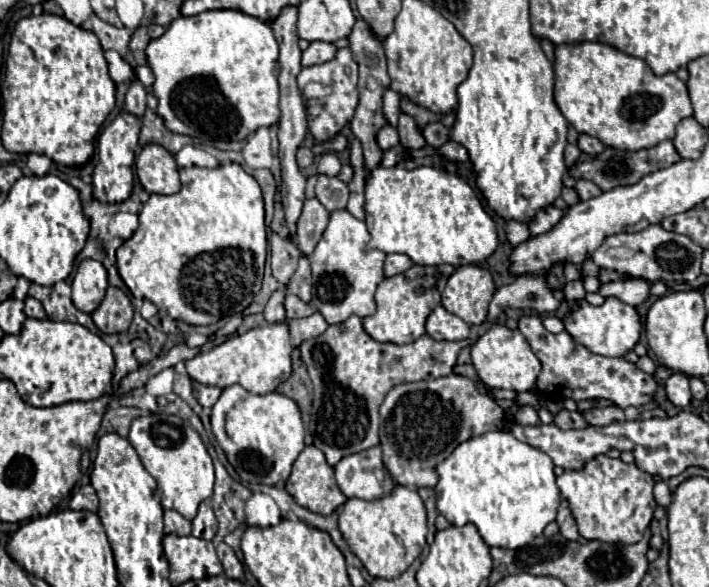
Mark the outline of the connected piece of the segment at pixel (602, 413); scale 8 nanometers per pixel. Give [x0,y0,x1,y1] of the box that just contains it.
[582,407,624,425]

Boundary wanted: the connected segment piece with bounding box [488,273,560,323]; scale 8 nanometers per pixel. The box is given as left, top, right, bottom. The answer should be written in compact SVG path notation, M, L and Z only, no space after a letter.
M524 273L516 279L516 283L504 285L494 293L488 309L488 321L490 323L496 321L506 307L534 309L542 313L542 311L556 311L560 307L560 301L554 299L552 291L546 287L544 275Z

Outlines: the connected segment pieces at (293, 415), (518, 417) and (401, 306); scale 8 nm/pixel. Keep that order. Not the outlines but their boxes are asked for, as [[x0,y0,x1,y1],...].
[[212,385,304,485],[514,405,540,425],[364,265,456,343]]

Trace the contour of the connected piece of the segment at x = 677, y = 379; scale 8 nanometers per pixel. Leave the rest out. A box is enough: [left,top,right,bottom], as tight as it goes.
[666,373,692,409]

